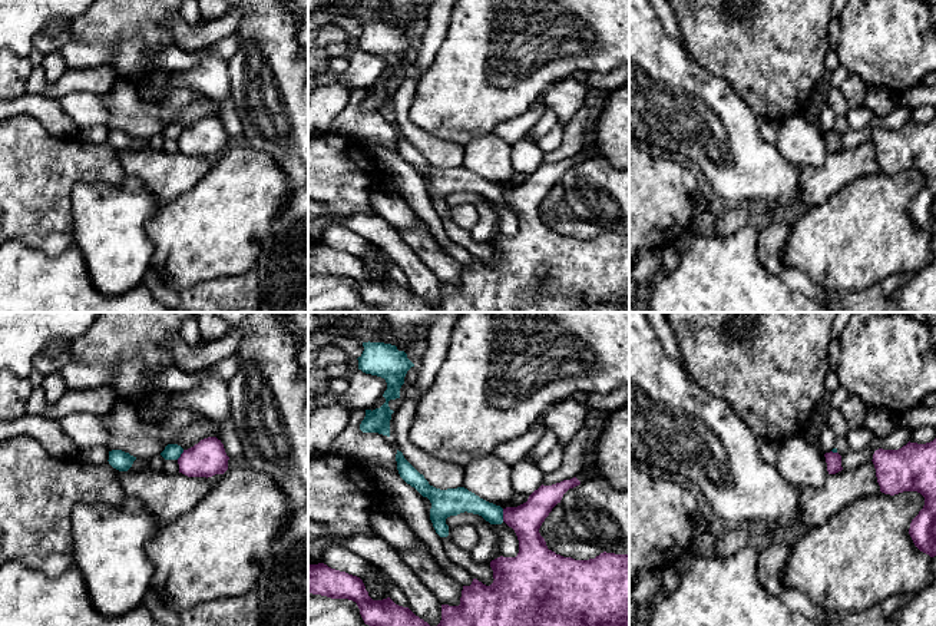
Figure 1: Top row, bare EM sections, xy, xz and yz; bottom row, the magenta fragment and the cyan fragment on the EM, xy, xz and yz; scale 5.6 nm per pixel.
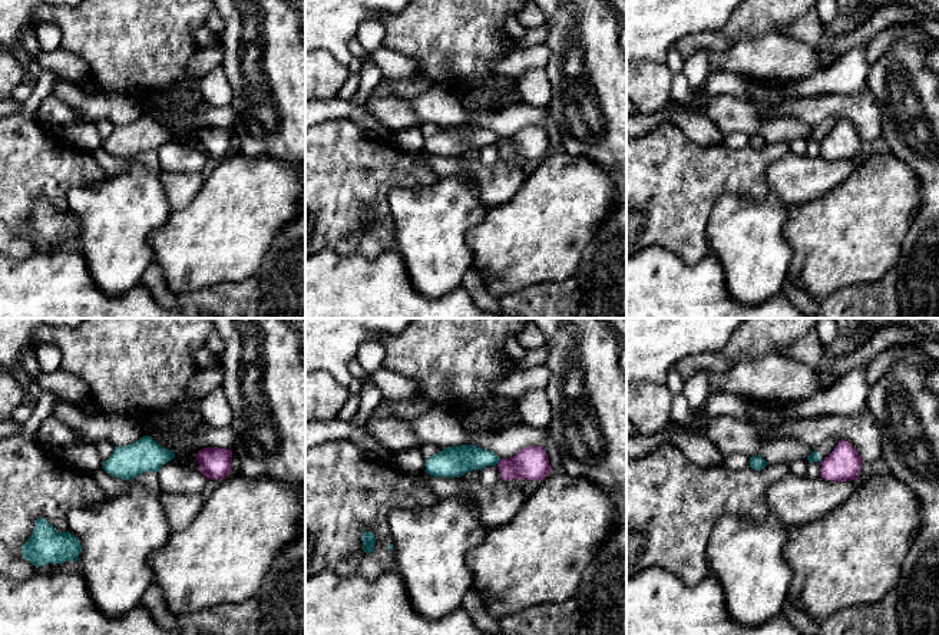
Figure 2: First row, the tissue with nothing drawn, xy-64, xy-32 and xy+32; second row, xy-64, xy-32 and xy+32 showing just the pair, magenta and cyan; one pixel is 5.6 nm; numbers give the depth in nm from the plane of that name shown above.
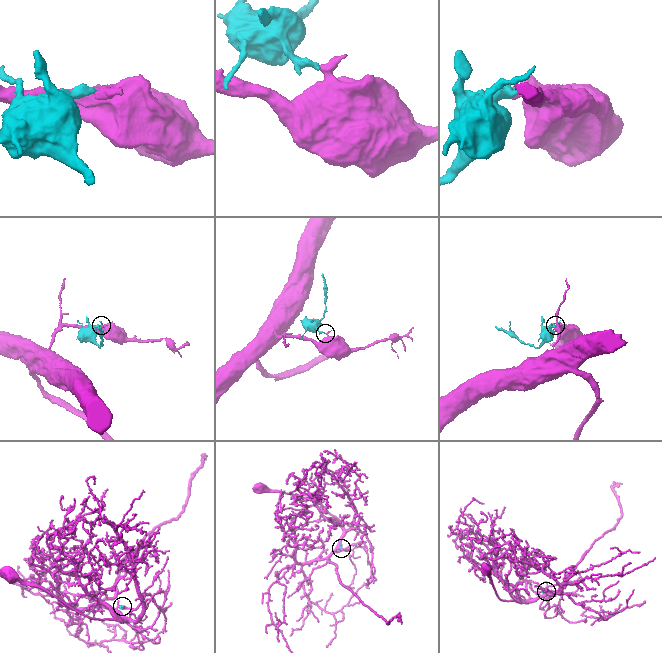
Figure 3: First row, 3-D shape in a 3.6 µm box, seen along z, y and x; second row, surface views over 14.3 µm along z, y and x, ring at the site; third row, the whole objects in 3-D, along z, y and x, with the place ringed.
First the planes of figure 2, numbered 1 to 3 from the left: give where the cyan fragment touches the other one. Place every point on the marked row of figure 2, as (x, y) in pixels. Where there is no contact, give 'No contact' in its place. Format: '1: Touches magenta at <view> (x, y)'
1: No contact
2: Touches magenta at xy-32 (499, 462)
3: No contact

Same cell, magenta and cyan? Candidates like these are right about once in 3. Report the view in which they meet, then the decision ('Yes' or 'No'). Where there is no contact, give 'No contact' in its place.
Touches magenta in xz. No

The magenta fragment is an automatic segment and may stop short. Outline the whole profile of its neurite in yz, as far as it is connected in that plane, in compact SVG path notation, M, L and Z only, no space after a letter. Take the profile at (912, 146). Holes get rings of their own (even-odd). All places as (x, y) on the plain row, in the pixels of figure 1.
M936 117L926 123L907 122L899 129L879 127L873 133L877 162L884 173L899 173L903 170L917 170L925 176L925 185L912 199L909 213L914 225L929 233L936 235Z

